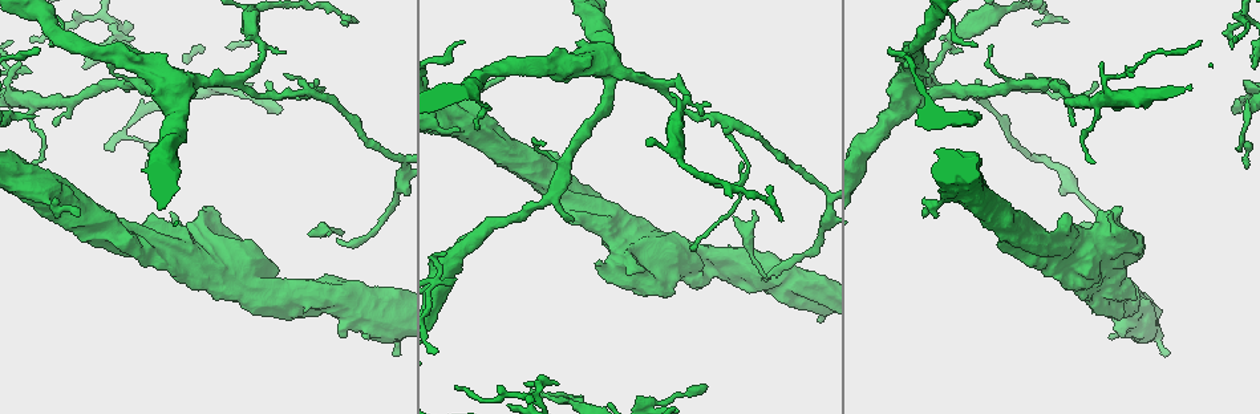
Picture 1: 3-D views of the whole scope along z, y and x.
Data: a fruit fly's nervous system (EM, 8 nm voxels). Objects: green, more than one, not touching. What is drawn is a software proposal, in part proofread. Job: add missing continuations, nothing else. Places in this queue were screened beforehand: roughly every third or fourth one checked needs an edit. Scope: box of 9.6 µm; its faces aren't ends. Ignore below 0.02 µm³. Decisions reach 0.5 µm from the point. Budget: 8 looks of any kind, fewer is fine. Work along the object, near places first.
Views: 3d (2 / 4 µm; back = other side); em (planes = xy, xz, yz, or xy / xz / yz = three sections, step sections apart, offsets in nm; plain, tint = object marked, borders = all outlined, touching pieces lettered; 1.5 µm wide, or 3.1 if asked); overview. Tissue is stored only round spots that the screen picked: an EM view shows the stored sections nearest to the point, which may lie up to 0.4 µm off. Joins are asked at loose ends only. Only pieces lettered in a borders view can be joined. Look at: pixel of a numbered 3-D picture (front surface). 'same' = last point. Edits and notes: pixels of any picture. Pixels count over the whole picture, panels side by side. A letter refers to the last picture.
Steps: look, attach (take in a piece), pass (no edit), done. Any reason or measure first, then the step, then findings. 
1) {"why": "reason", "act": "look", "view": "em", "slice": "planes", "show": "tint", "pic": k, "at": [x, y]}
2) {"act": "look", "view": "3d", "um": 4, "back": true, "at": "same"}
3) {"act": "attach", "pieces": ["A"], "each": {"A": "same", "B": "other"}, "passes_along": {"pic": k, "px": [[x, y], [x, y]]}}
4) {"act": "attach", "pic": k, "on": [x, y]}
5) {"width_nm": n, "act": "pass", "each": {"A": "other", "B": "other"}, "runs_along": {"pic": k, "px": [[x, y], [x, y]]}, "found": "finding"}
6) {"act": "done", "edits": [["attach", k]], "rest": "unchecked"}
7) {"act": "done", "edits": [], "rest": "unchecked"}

{"why": "free end", "act": "look", "view": "3d", "um": 4, "back": true, "pic": 1, "at": [671, 292]}

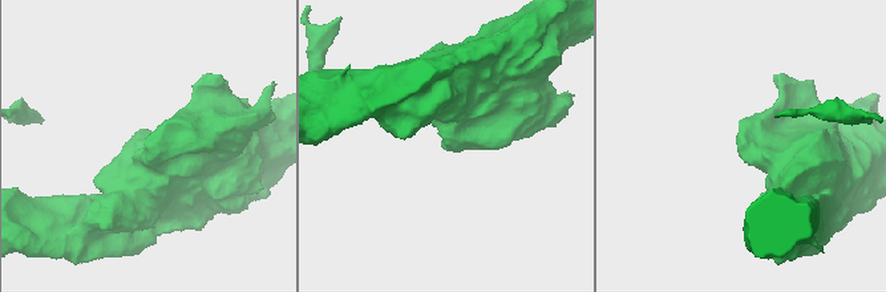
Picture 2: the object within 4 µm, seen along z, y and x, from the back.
{"act": "look", "view": "em", "slice": "planes", "show": "borders", "pic": 2, "at": [743, 147]}

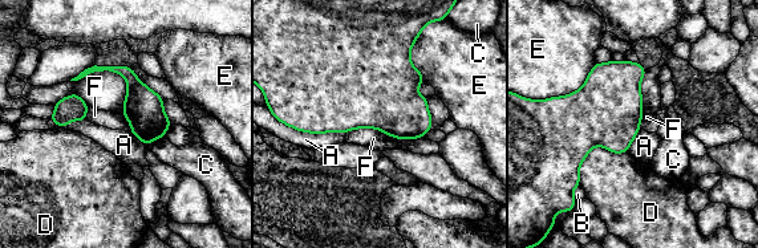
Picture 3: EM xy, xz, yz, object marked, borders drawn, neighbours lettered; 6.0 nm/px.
{"act": "pass", "each": {"A": "other", "B": "other", "C": "other", "D": "other", "E": "other", "F": "other"}, "border": {"pic": 3, "px": [[347, 131], [376, 127], [397, 139]]}, "found": "none of them fits"}

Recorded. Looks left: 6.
{"why": "an open end", "act": "look", "view": "3d", "um": 2, "pic": 1, "at": [1069, 85]}

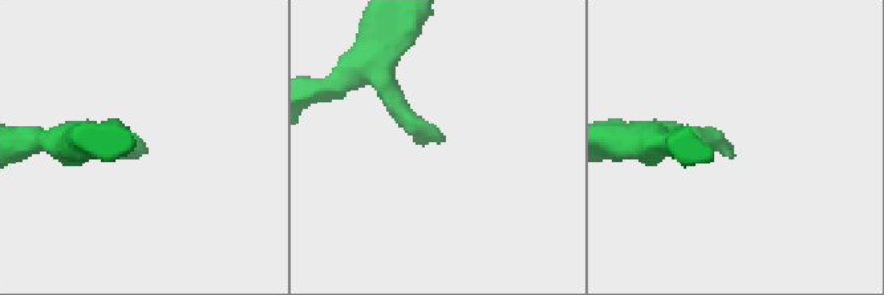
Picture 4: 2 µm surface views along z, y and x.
{"why": "now the EM", "act": "look", "view": "em", "slice": "xy", "step": 4, "show": "tint", "pic": 4, "at": [444, 137]}

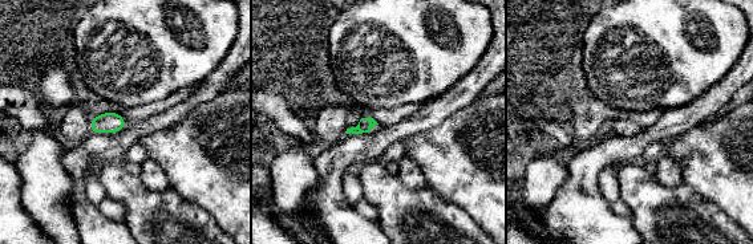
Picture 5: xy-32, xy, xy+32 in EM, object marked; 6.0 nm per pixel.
{"act": "look", "view": "em", "slice": "planes", "show": "borders", "at": "same"}

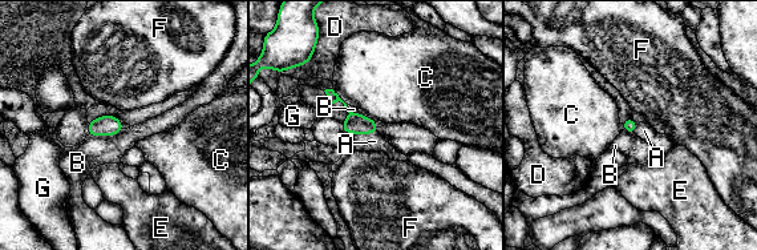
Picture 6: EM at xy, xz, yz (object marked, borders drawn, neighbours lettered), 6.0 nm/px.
{"act": "attach", "pic": 6, "on": [375, 141], "each": {"A": "same", "B": "other", "C": "other", "D": "other", "E": "other", "F": "other", "G": "other"}, "found": "the neuron continues"}

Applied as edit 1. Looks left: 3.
{"act": "look", "view": "overview"}

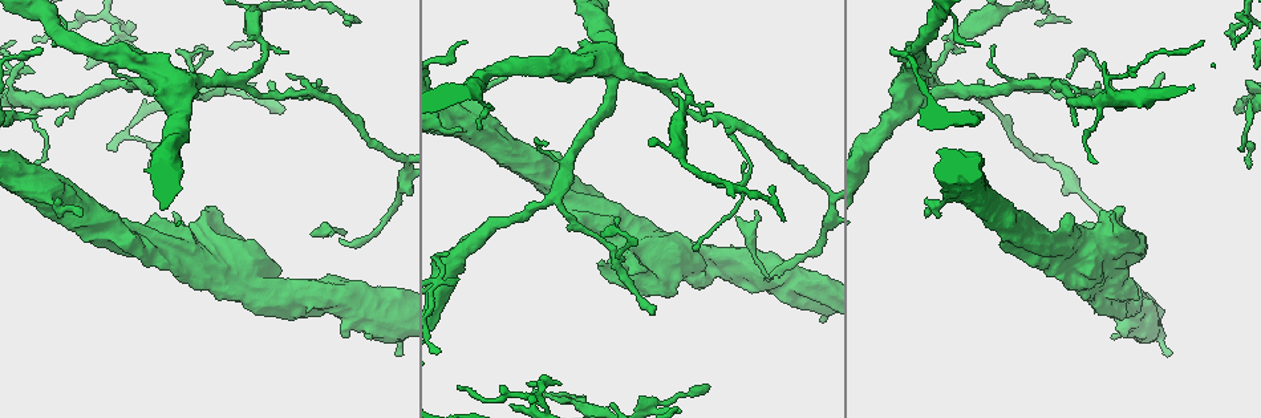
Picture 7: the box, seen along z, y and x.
{"why": "branch stops here", "act": "look", "view": "em", "slice": "planes", "show": "borders", "pic": 7, "at": [652, 312]}

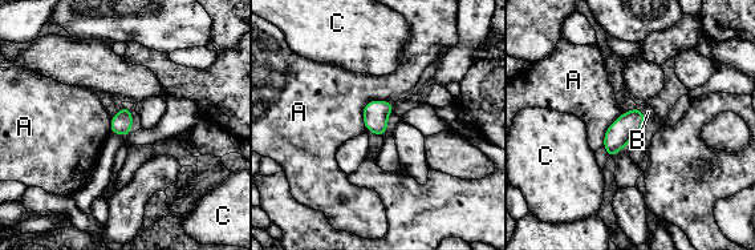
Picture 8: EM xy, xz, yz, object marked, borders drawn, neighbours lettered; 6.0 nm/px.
{"act": "attach", "pic": 8, "on": [648, 112], "each": {"A": "other", "B": "same", "C": "other"}, "passes_along": {"pic": 8, "px": [[621, 132], [641, 112], [648, 112]]}, "found": "it goes on there"}

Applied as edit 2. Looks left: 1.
{"act": "done", "edits": [["attach", 6], ["attach", 8]], "rest": "unchecked"}

